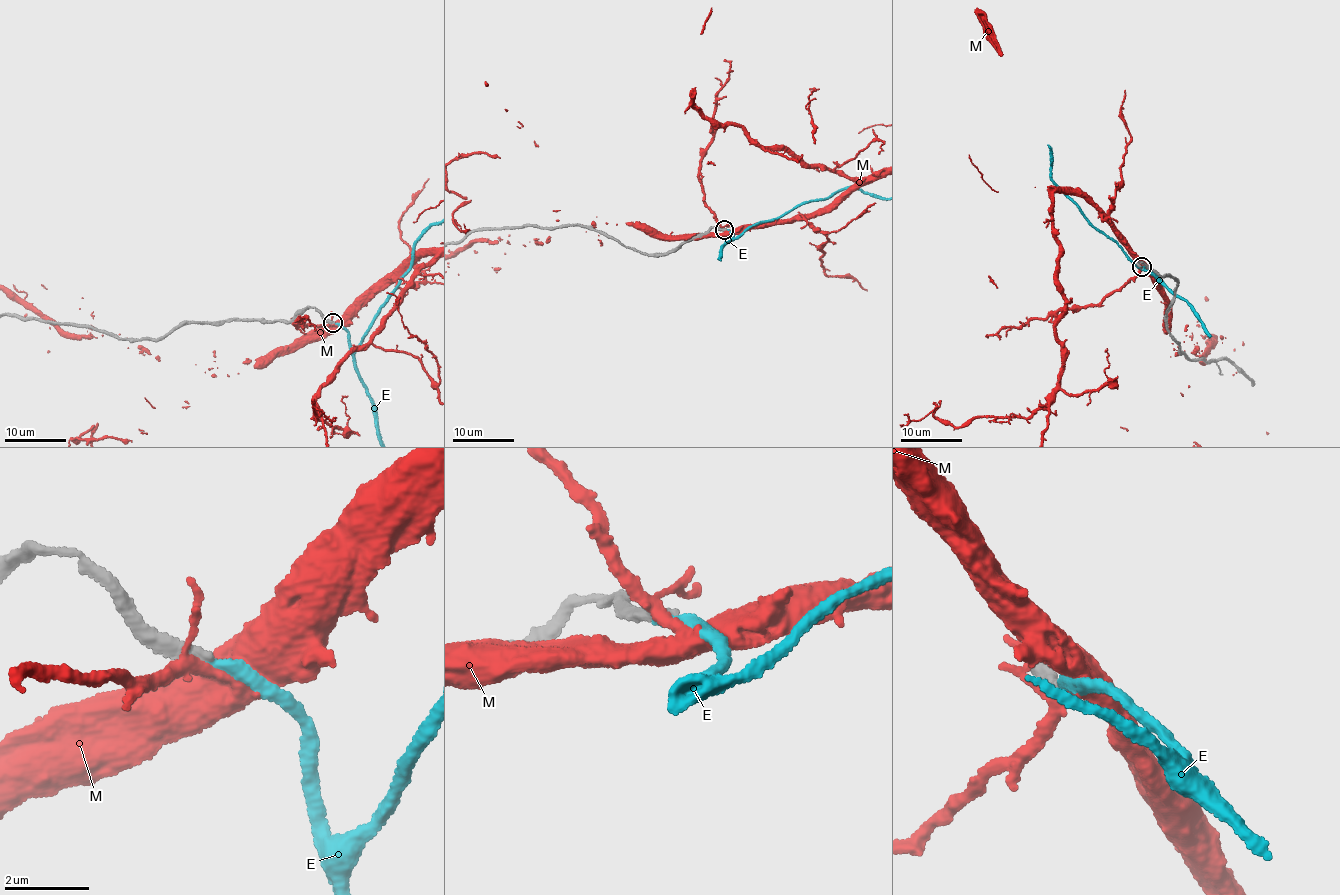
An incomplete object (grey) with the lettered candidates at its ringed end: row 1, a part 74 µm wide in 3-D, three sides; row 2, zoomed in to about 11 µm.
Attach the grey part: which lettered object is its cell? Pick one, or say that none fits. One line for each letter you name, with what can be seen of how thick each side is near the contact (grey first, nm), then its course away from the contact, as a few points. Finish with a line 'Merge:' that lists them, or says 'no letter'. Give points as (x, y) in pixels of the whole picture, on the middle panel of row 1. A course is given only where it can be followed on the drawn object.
E: 300 nm thick on the grey side, 220 nm on the other
Merge: E

